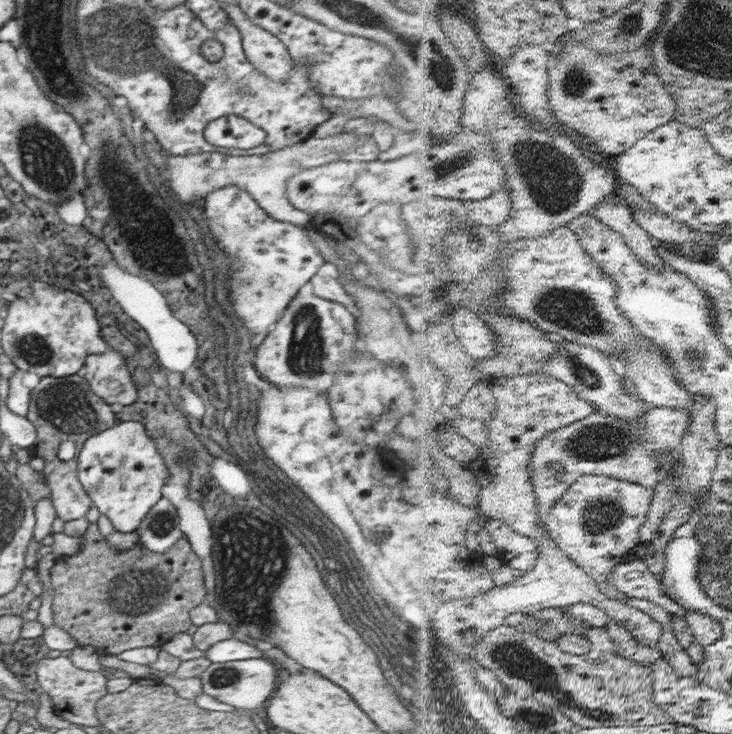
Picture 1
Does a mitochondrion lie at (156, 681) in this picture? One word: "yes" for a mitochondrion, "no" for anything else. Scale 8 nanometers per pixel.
no

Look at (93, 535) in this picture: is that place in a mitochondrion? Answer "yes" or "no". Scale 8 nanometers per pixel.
no

